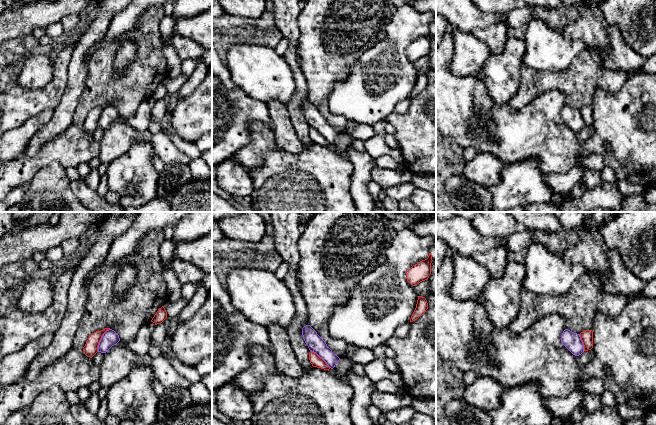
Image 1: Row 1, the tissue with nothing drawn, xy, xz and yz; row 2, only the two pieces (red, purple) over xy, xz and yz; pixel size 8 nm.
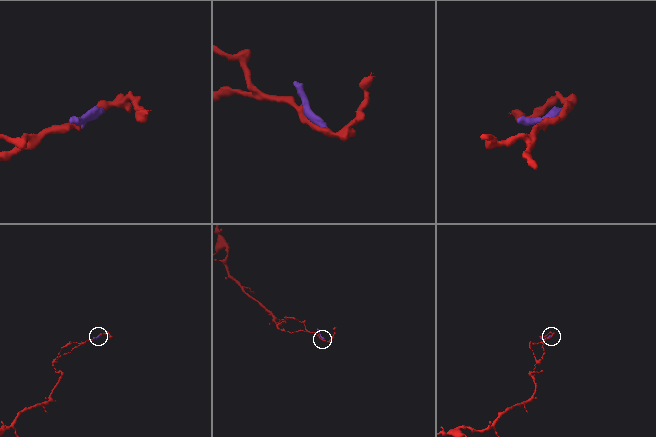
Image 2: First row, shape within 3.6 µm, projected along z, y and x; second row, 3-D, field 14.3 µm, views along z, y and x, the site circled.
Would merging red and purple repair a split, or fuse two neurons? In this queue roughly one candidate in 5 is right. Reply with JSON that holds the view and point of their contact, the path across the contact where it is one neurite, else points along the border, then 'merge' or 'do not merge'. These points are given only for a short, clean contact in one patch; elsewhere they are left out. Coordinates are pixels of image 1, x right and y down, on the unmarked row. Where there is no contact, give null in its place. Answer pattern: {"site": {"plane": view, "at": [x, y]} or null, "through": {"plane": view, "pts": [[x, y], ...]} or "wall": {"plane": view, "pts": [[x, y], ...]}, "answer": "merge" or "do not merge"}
{"site": {"plane": "xy", "at": [100, 115]}, "answer": "do not merge"}

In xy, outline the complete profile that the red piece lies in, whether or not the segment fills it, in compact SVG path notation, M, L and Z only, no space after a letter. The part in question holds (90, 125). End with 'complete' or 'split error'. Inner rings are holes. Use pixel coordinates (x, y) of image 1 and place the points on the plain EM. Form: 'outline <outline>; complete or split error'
outline M105 104L101 107L96 107L91 110L83 123L83 128L87 133L92 134L98 128L98 121L103 110L110 104Z; complete

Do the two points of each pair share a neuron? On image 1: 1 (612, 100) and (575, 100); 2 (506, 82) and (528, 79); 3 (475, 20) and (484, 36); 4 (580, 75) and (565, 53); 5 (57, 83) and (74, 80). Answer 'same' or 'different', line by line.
1: different
2: different
3: different
4: different
5: different

